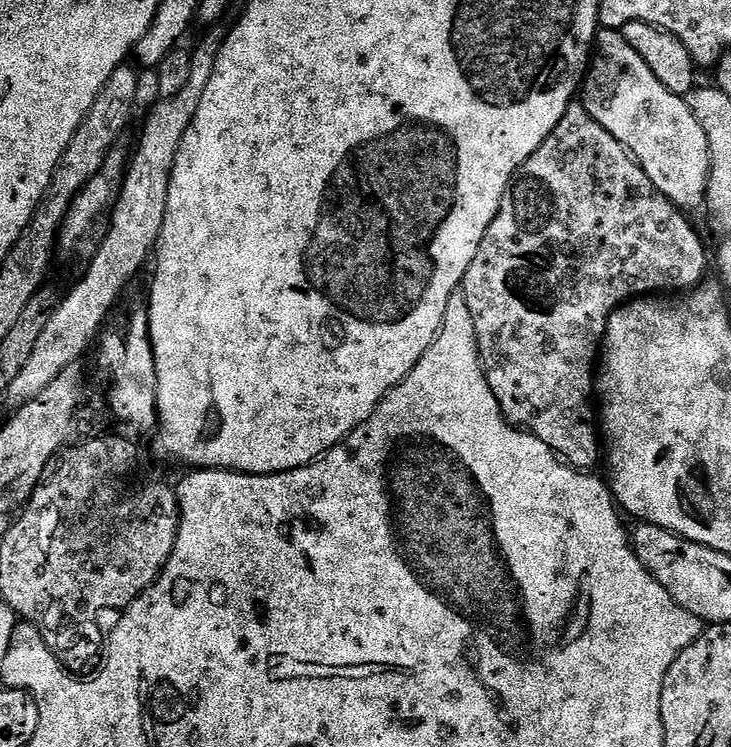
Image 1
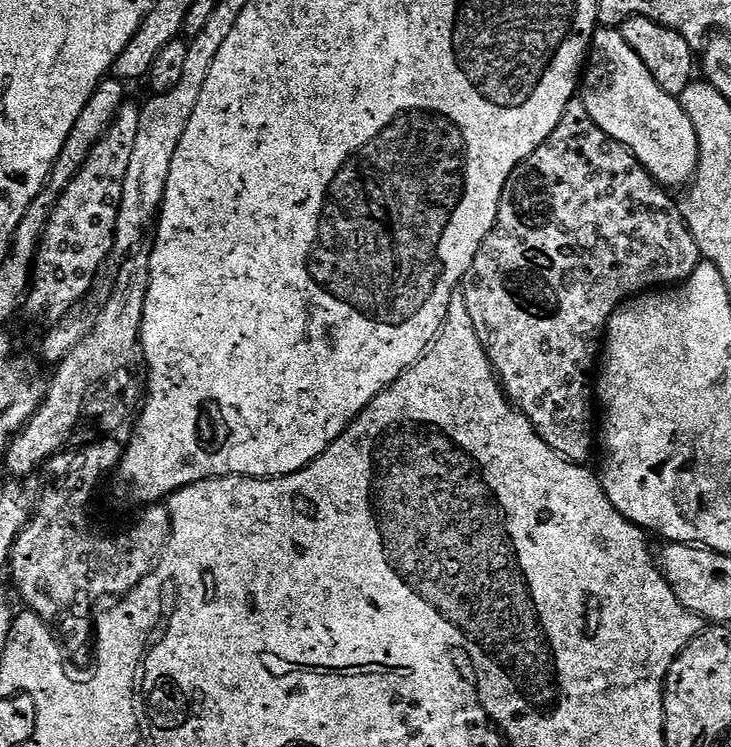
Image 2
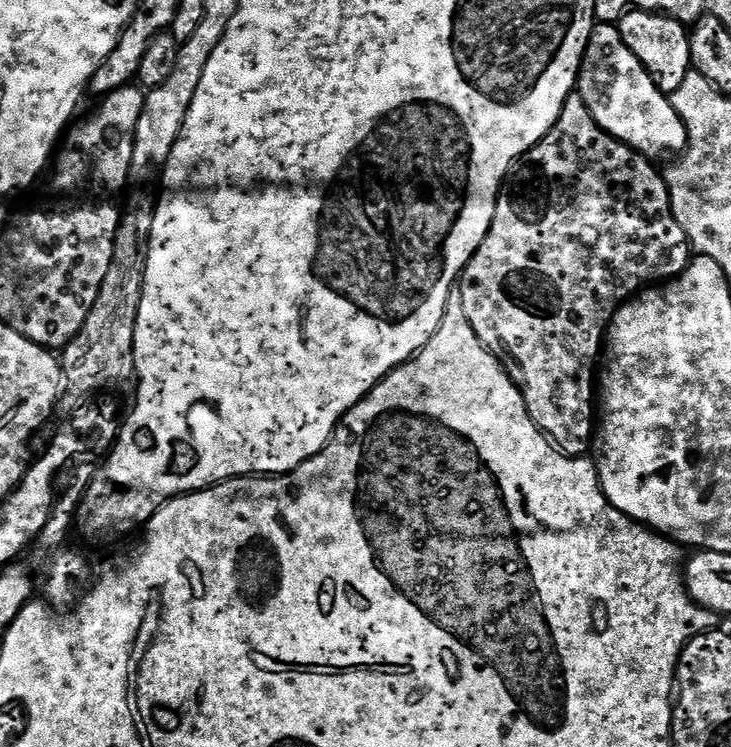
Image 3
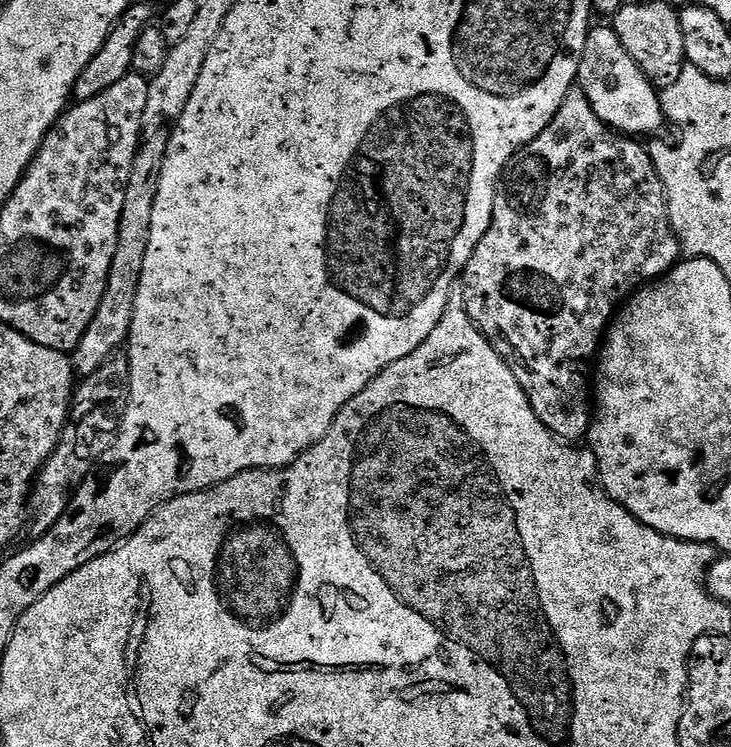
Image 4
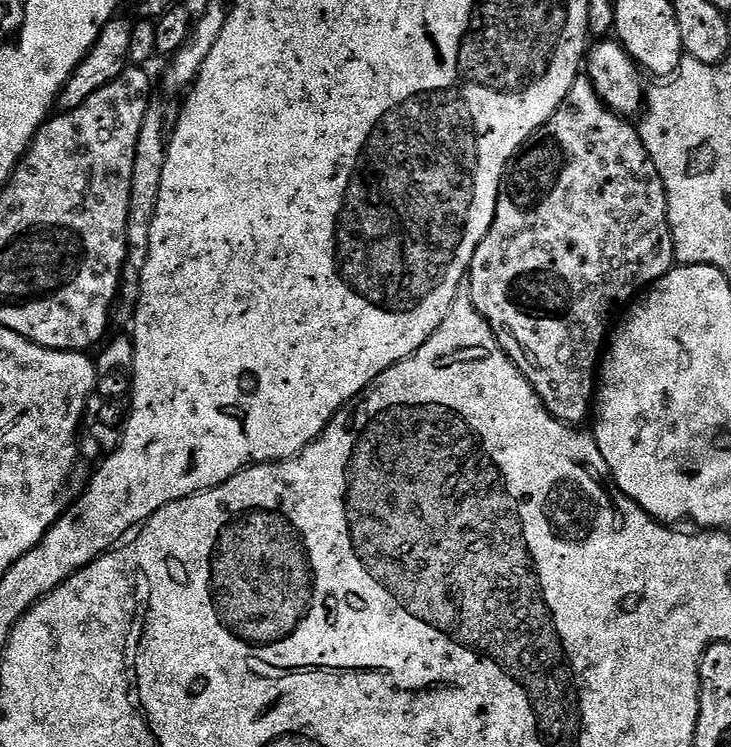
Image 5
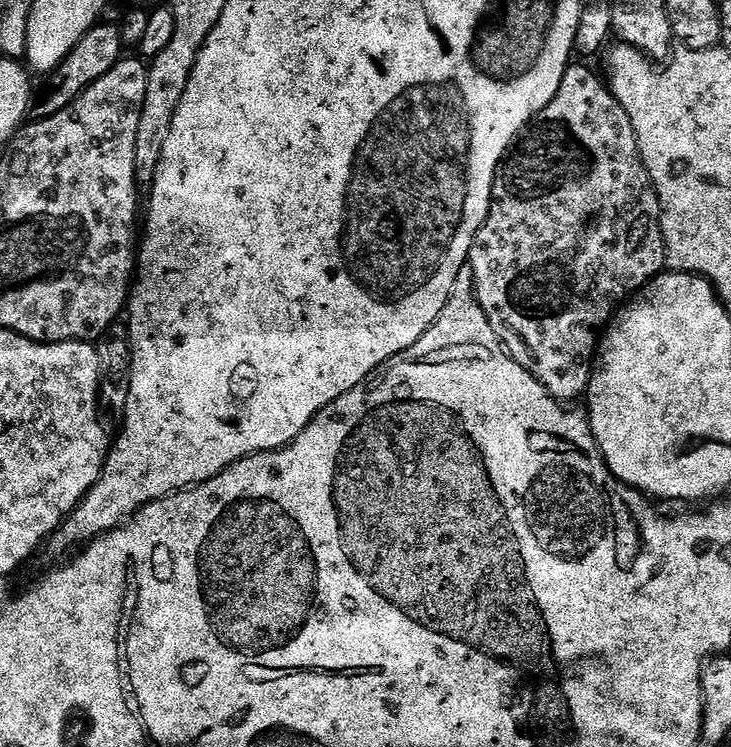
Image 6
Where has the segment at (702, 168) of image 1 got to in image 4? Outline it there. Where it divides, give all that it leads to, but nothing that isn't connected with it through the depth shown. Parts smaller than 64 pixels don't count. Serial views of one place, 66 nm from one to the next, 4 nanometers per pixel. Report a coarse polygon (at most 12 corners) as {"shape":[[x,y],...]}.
{"shape":[[609,25],[591,27],[577,85],[613,131],[665,125],[655,85]]}

